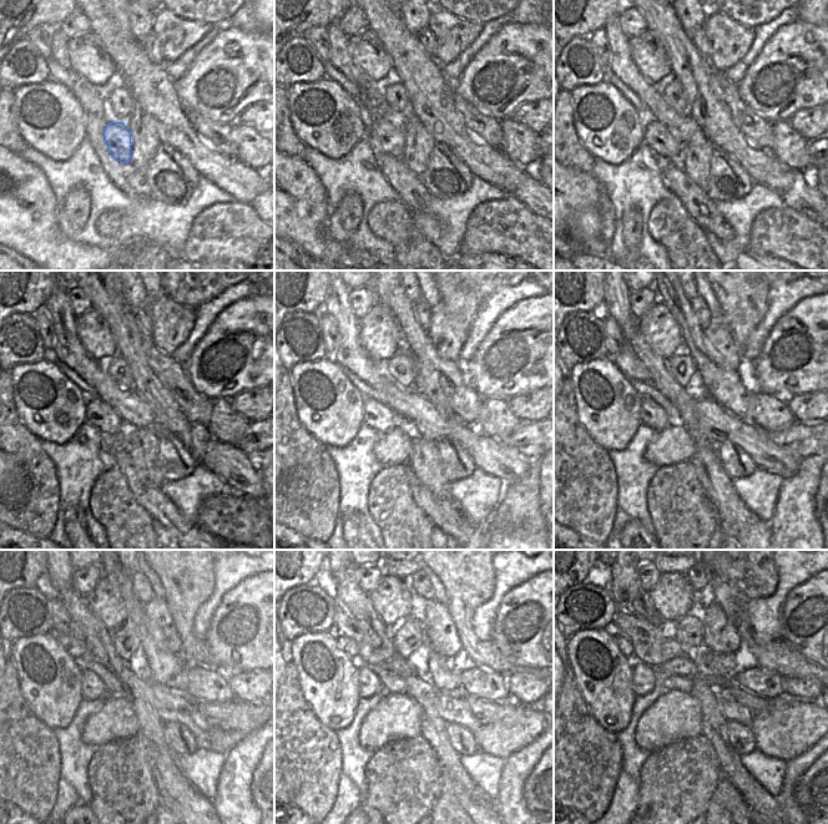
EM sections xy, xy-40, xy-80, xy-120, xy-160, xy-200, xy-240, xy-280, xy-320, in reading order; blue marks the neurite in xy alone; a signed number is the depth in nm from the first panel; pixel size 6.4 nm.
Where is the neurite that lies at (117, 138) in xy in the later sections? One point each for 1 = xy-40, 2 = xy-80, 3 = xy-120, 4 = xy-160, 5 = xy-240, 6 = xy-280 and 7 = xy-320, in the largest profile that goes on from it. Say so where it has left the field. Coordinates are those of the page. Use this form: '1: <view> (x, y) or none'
1: xy-40 (387, 137)
2: xy-80 (657, 137)
3: xy-120 (99, 414)
4: xy-160 (377, 415)
5: xy-240 (91, 687)
6: xy-280 (368, 683)
7: xy-320 (642, 675)

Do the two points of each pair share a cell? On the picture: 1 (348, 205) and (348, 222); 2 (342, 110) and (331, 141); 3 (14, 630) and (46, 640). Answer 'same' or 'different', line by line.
1: same
2: same
3: different

